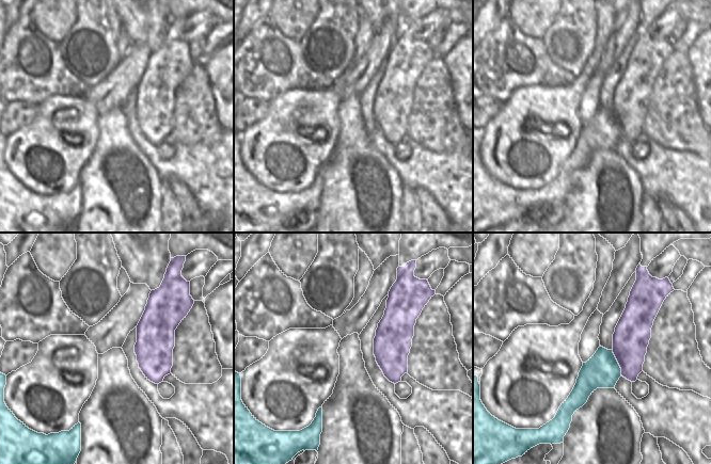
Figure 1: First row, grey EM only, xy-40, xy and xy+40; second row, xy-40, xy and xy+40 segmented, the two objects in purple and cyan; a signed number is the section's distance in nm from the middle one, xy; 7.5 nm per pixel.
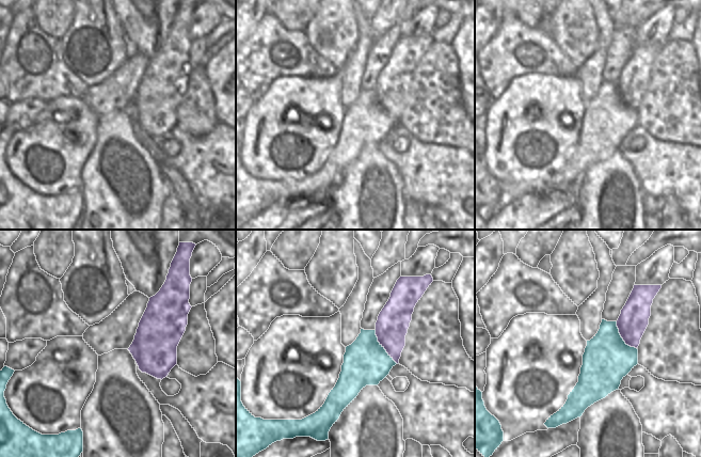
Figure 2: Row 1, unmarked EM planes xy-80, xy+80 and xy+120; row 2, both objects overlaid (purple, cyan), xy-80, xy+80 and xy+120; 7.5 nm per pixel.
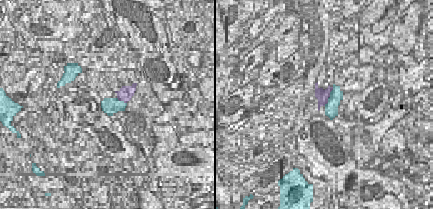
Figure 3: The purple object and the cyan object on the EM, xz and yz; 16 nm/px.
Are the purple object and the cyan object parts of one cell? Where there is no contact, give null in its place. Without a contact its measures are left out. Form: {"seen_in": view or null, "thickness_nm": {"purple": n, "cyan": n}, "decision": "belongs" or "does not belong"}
{"seen_in": "xy+40", "thickness_nm": {"purple": 280, "cyan": 260}, "decision": "does not belong"}

